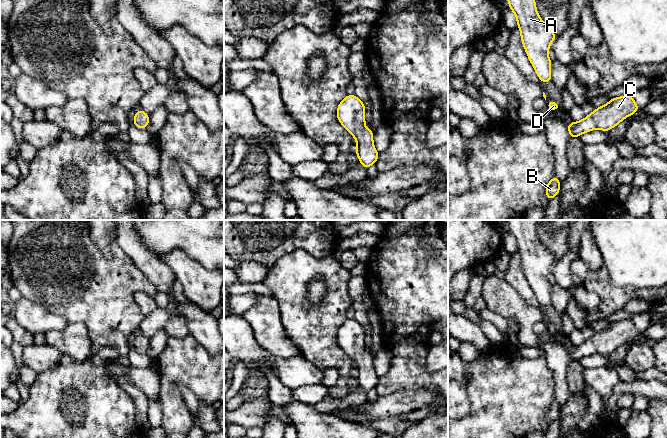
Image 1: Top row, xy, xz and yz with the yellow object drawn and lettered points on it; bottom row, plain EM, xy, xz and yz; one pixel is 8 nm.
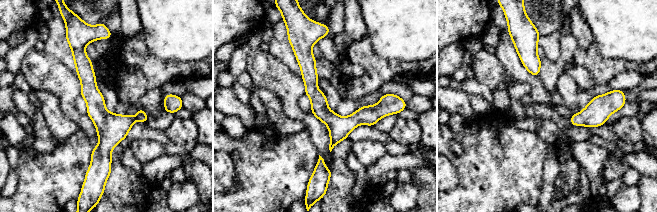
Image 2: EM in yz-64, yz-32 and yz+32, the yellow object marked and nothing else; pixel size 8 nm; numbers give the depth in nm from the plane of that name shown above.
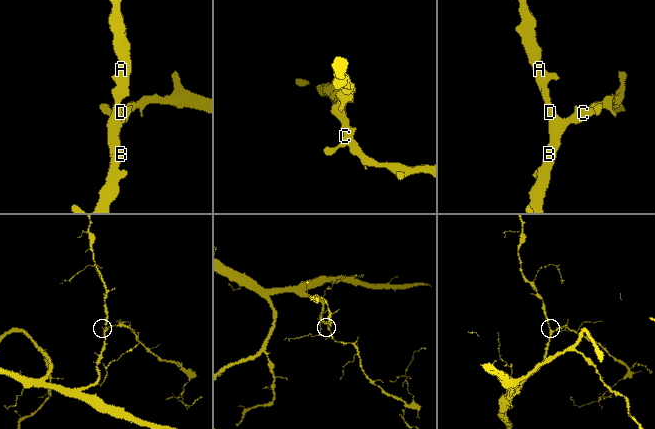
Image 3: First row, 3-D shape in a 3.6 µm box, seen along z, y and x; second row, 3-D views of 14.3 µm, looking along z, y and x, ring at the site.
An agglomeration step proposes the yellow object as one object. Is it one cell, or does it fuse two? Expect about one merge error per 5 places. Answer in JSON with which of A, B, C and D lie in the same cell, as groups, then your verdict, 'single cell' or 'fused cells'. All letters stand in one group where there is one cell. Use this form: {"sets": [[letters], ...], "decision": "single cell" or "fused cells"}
{"sets": [["A", "B", "C", "D"]], "decision": "single cell"}

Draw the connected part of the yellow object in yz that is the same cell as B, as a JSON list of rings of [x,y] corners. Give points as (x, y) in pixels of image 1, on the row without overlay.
[[[553,399],[550,406],[546,409],[546,421],[548,425],[552,424],[560,416],[560,405]]]

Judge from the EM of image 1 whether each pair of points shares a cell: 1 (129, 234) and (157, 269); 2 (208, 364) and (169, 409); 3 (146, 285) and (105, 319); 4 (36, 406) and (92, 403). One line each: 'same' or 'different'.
1: same
2: same
3: same
4: same

